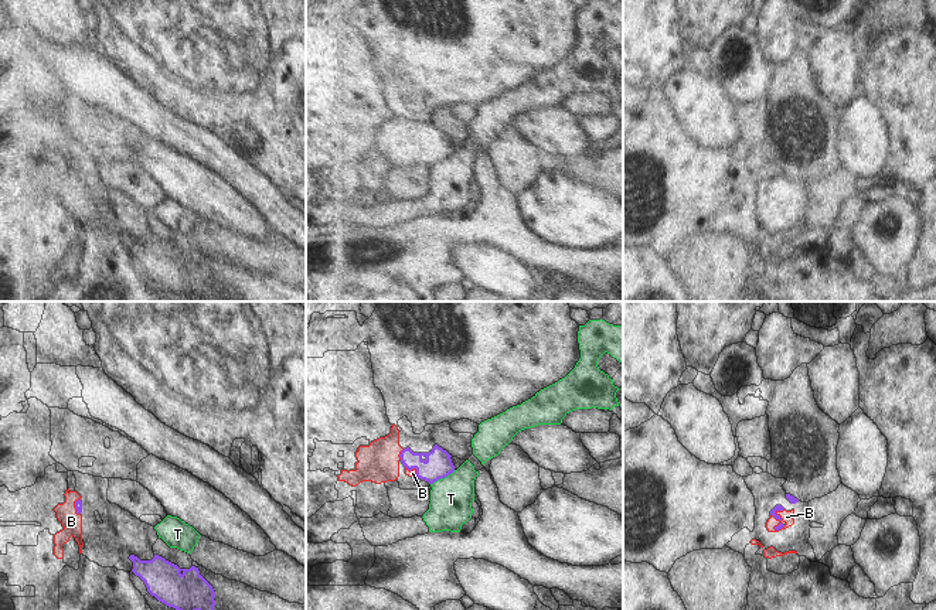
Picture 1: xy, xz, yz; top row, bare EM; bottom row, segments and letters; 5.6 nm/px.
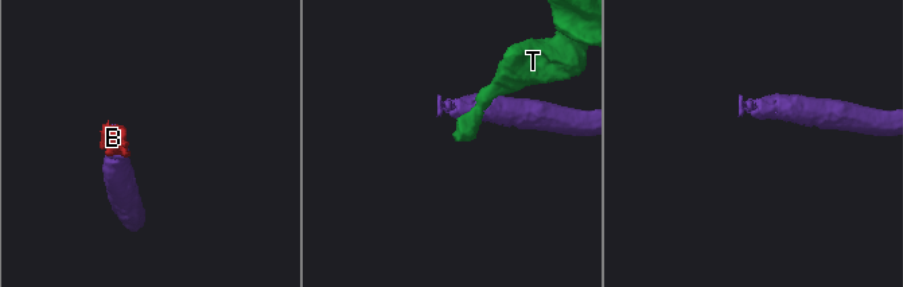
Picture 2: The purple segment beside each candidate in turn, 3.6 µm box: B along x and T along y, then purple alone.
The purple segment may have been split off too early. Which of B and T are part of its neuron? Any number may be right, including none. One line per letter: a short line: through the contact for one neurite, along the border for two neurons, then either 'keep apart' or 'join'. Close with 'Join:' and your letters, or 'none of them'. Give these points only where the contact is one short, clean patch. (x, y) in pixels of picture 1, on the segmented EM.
B: line yz (778, 507), (776, 513), (780, 518), (786, 517); join
T: line xz (455, 470), (431, 484); keep apart
Join: B

